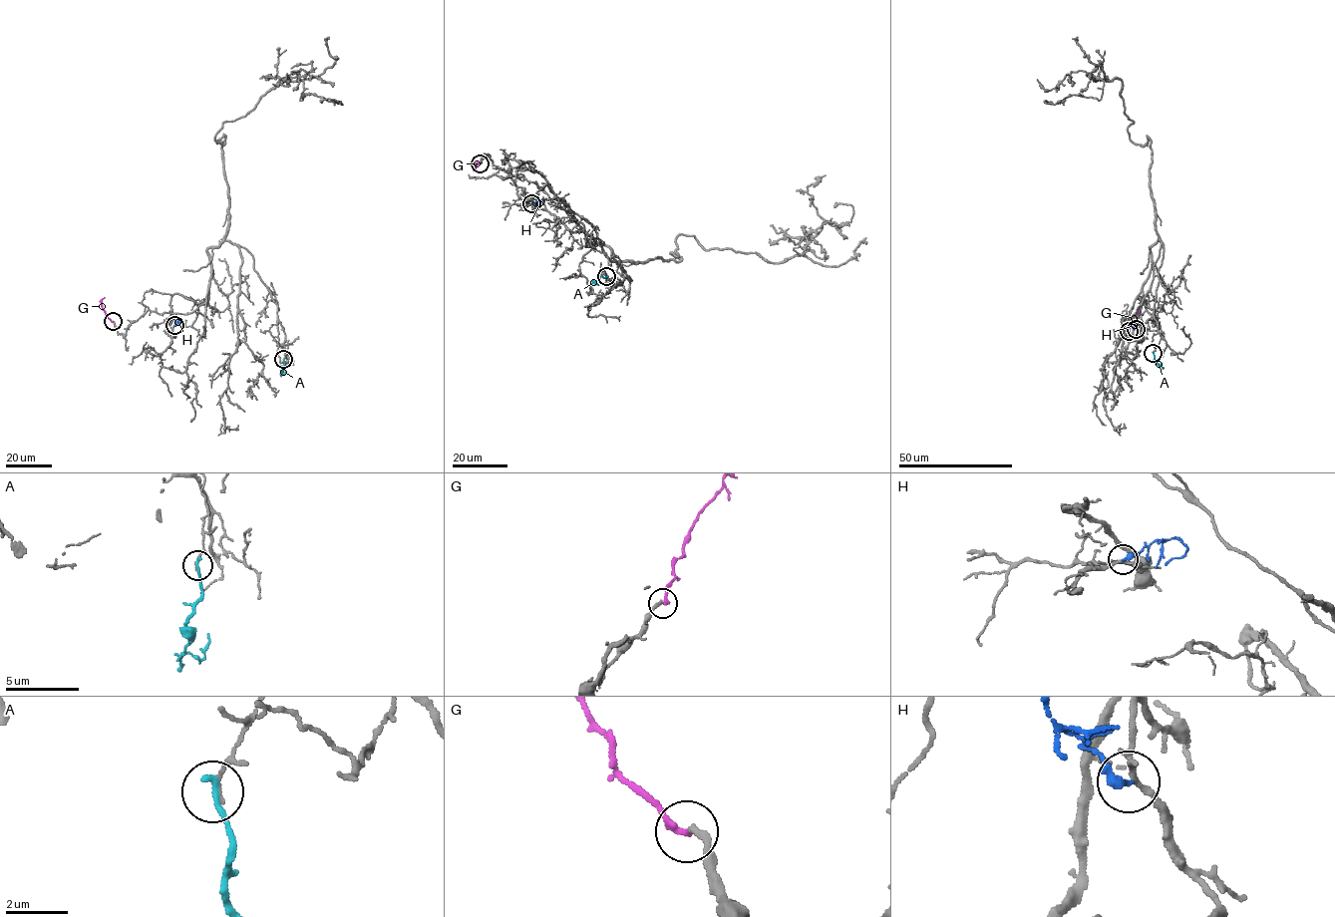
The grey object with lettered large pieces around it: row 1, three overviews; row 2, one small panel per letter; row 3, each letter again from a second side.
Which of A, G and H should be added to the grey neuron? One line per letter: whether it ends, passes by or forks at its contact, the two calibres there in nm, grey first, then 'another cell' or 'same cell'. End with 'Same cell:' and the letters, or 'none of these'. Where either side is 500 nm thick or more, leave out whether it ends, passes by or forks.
A: it ends there; 120 nm thick on the grey side, 200 nm on the other; another cell
G: it ends there; 240 nm thick on the grey side, 220 nm on the other; same cell
H: it ends there; 170 nm thick on the grey side, 320 nm on the other; another cell
Same cell: G

